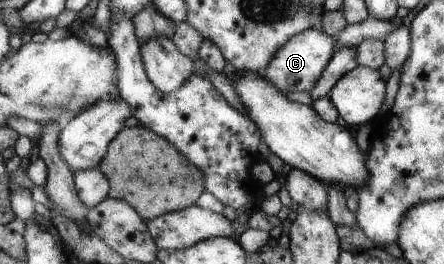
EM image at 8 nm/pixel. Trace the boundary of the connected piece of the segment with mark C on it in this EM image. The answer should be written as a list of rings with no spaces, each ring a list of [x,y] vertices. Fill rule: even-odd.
[[[319,28],[306,29],[302,33],[292,35],[282,47],[278,47],[270,63],[258,73],[286,94],[295,91],[308,92],[318,83],[318,79],[322,79],[322,71],[329,65],[336,49],[337,44],[334,43],[334,37]]]

